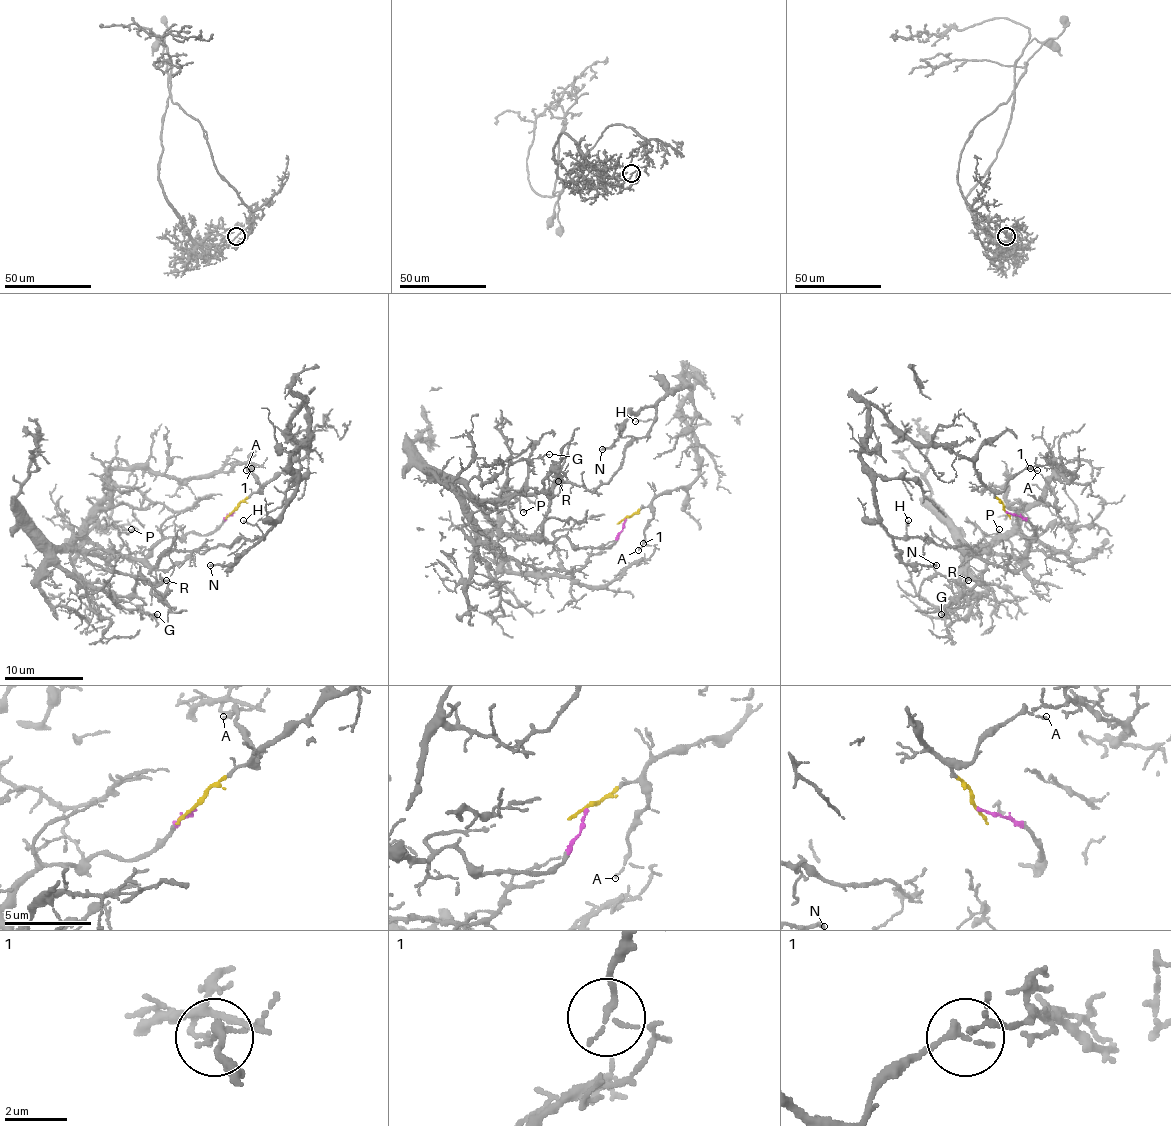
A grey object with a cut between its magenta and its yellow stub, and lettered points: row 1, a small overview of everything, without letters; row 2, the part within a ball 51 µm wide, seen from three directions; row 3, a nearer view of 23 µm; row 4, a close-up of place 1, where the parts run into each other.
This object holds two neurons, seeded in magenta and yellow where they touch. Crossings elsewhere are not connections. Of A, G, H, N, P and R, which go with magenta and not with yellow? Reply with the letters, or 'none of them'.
G, P, R

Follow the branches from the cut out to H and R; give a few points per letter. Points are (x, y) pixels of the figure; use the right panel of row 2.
H: (1006, 512), (974, 465), (921, 447), (871, 405), (861, 470), (877, 522), (899, 538), (909, 520)
R: (1006, 512), (1034, 528), (1032, 536), (1024, 536), (1024, 558), (988, 558), (980, 579), (962, 597), (968, 579)

